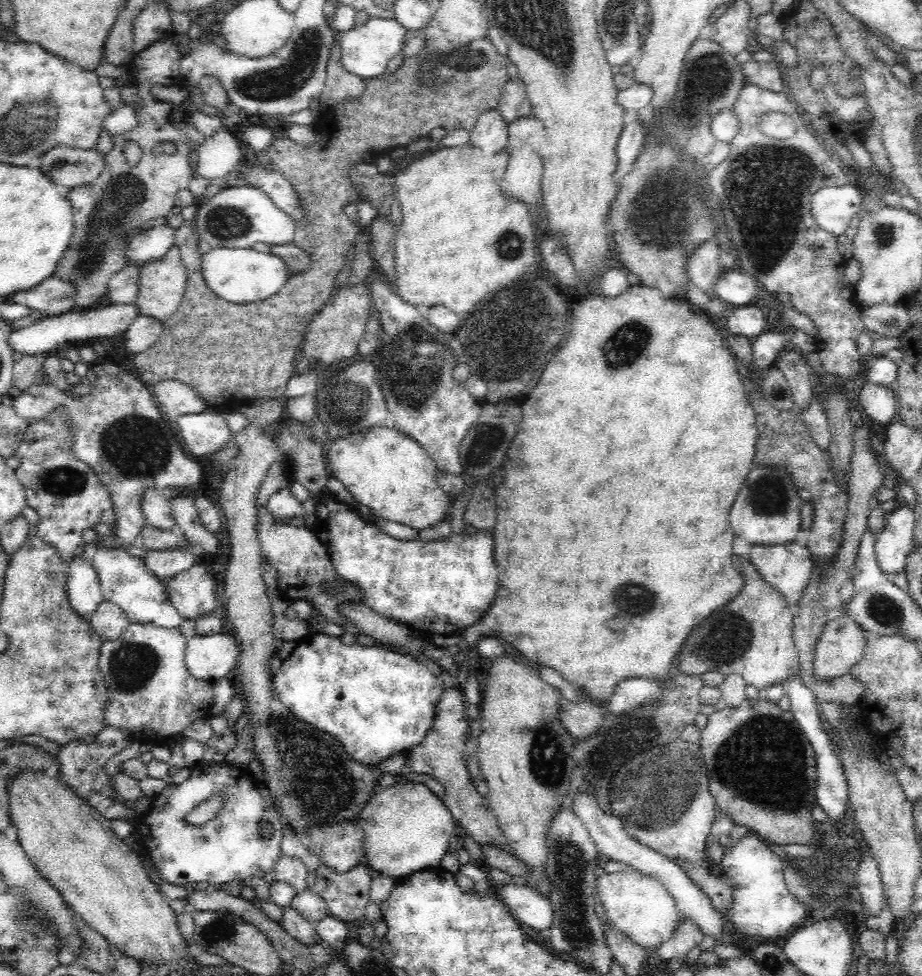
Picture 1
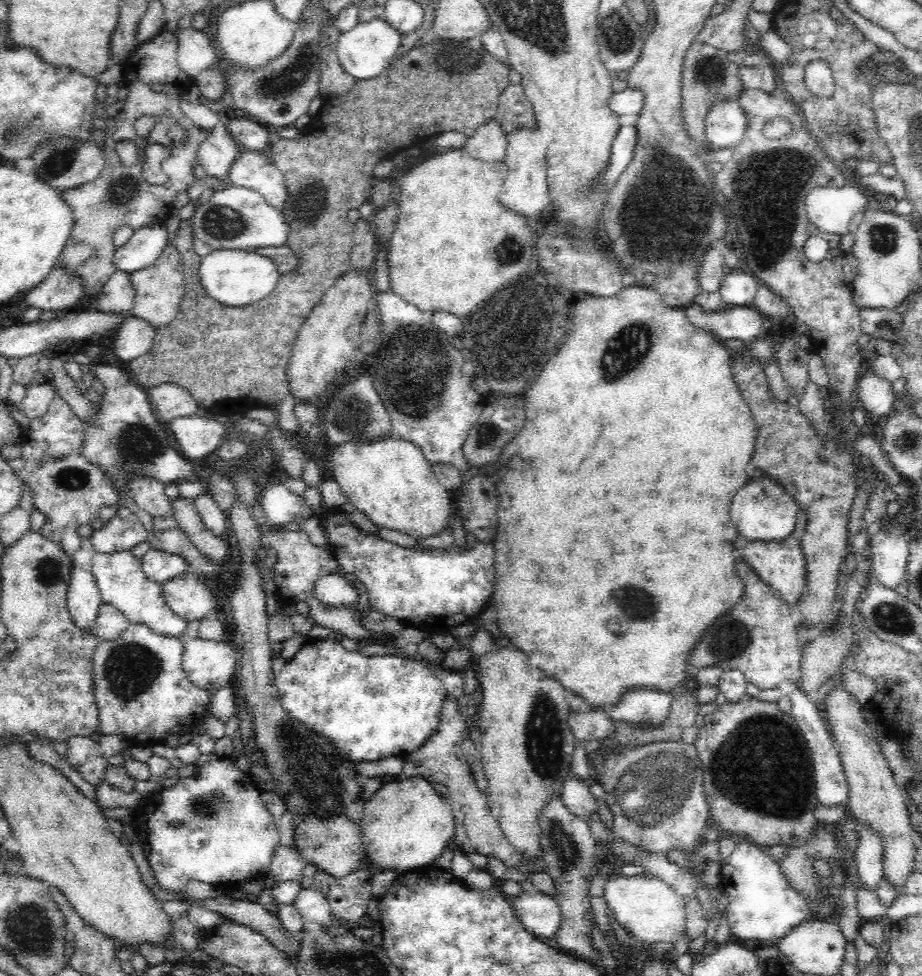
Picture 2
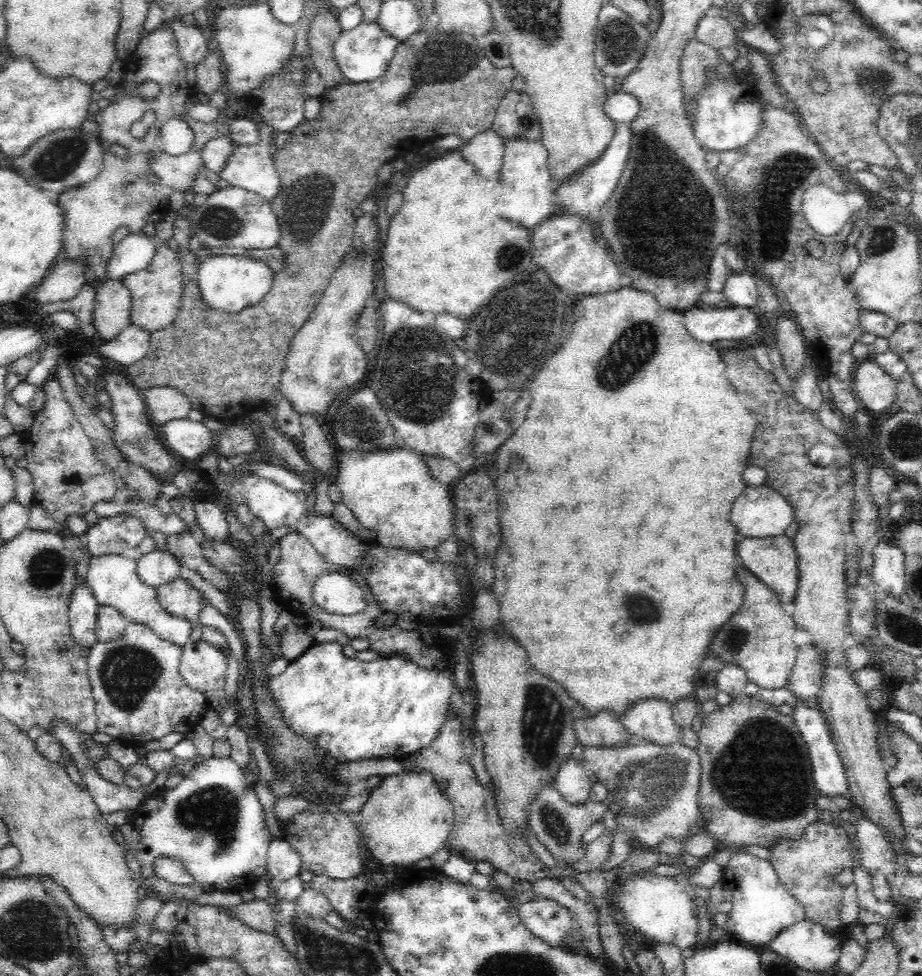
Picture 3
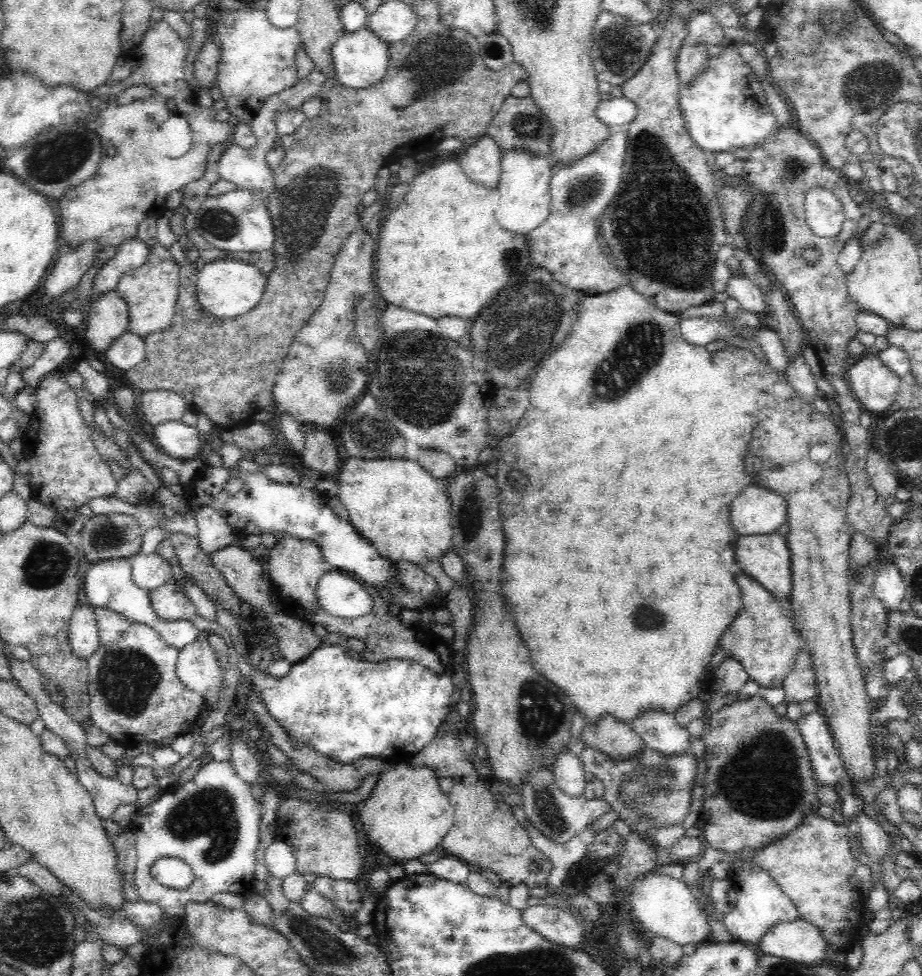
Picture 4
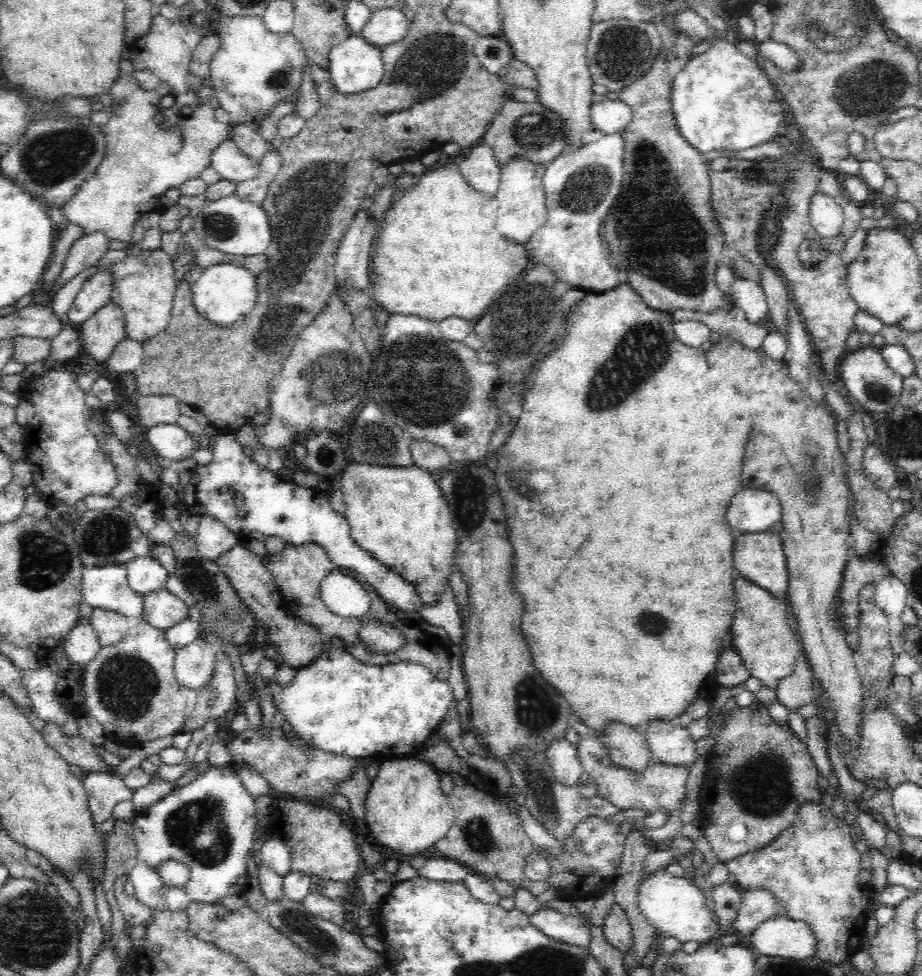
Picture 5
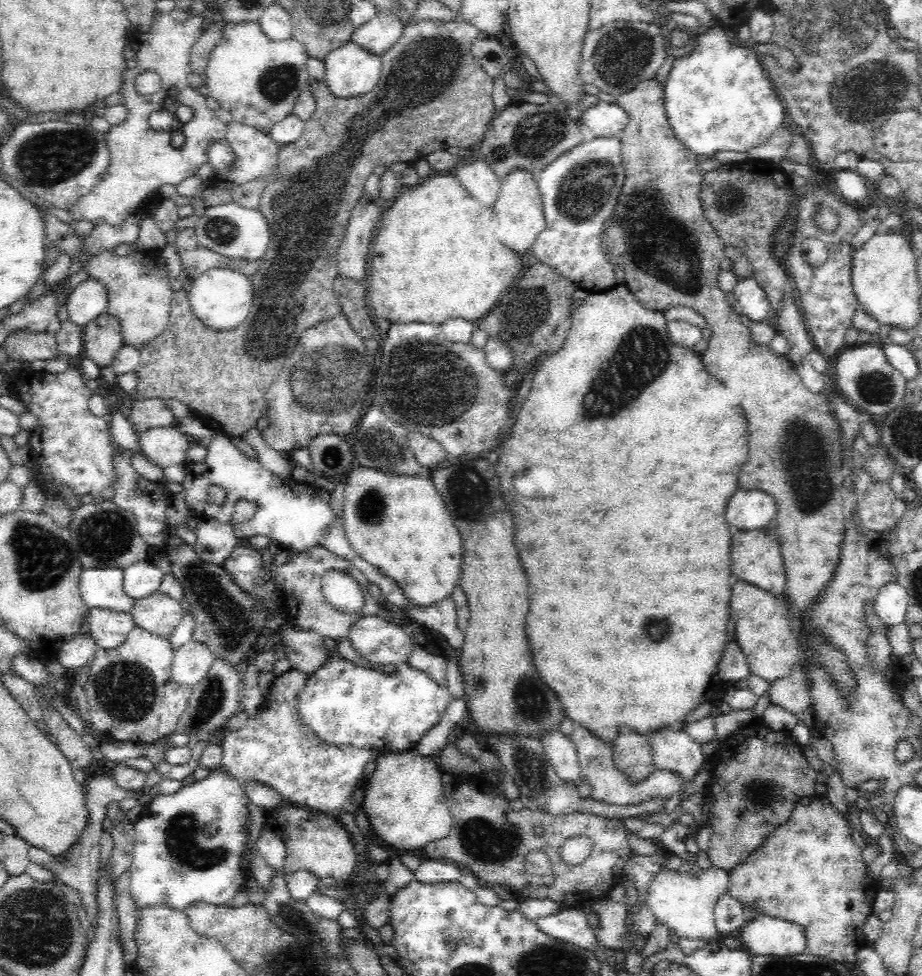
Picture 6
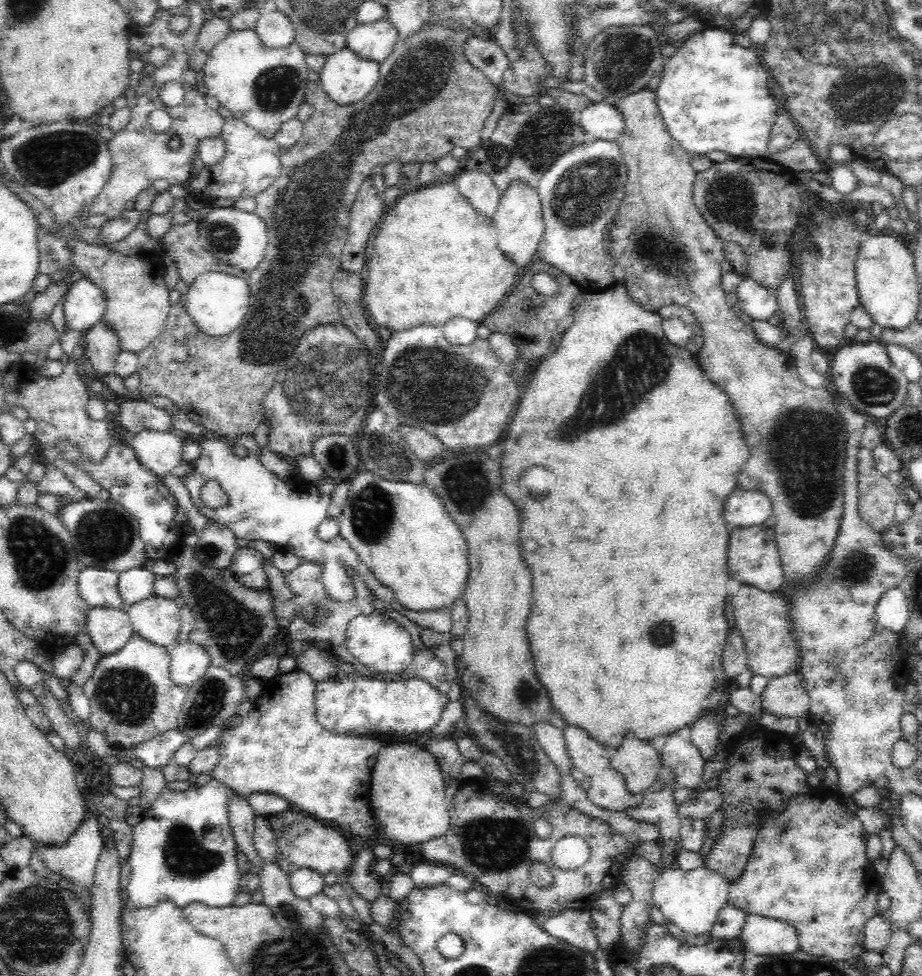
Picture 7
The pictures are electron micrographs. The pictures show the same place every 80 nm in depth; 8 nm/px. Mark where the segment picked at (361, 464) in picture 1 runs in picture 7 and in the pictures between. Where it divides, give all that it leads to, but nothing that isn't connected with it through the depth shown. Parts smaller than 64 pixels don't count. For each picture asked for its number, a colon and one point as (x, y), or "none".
2: (389, 479)
3: (391, 490)
4: (404, 512)
5: (398, 513)
6: (399, 523)
7: (401, 530)

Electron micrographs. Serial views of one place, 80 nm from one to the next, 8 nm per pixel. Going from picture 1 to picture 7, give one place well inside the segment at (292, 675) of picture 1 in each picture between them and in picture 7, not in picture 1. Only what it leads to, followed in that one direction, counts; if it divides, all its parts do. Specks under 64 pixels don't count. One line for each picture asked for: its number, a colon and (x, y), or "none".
2: (372, 707)
3: (391, 707)
4: (348, 710)
5: (338, 704)
6: (343, 703)
7: (388, 711)

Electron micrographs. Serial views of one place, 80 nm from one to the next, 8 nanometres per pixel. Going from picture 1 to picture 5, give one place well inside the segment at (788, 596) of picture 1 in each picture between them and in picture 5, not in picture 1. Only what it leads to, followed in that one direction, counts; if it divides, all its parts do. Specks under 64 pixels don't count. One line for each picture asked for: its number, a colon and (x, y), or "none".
2: (781, 565)
3: (773, 560)
4: (766, 558)
5: (760, 557)

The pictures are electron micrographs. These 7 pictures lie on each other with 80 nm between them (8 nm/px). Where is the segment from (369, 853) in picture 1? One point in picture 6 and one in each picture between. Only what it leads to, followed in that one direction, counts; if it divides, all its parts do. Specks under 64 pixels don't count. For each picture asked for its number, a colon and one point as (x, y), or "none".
2: (407, 825)
3: (406, 819)
4: (407, 815)
5: (406, 810)
6: (404, 802)

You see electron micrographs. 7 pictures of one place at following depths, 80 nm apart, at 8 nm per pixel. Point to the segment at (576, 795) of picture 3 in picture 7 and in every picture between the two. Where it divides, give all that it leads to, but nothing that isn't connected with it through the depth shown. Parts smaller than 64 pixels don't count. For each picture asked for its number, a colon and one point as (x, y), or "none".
4: (568, 773)
5: (562, 756)
6: (560, 751)
7: (551, 739)

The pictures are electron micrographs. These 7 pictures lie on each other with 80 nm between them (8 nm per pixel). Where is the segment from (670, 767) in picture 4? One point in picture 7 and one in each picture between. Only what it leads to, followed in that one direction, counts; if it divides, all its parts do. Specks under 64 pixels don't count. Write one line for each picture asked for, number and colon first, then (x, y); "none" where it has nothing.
5: (660, 785)
6: (609, 785)
7: (608, 790)

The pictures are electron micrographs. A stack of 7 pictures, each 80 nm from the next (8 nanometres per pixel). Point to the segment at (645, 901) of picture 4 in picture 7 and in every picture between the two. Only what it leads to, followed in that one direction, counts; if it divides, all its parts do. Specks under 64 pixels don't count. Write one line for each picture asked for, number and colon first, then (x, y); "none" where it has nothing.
5: (674, 906)
6: (684, 903)
7: (691, 899)

